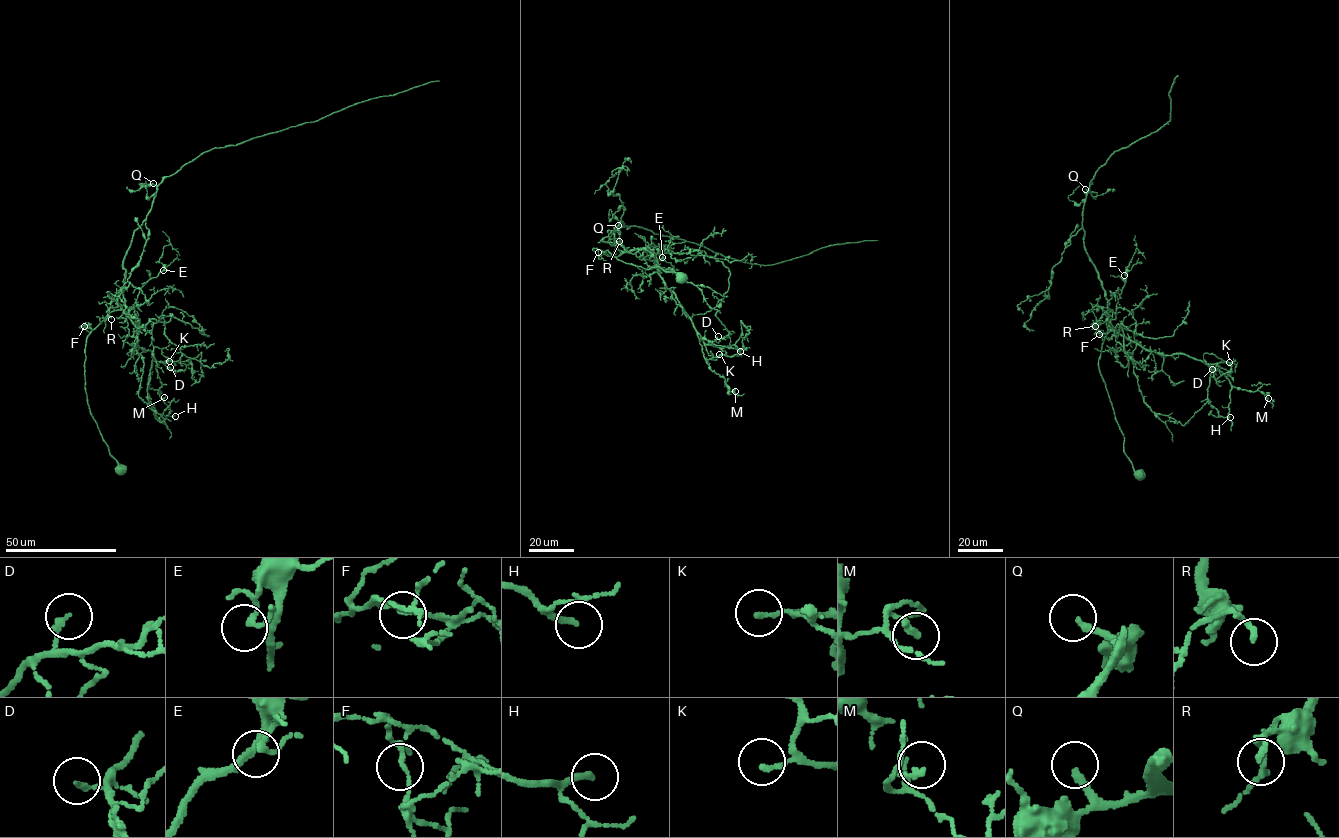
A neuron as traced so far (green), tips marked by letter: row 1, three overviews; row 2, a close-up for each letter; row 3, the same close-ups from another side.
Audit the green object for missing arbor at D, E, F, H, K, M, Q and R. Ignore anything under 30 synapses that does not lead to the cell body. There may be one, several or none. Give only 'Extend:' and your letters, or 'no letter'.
Extend: Q

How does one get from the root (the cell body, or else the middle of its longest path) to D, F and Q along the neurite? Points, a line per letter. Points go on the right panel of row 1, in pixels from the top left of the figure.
D: (1141, 475), (1124, 451), (1124, 435), (1098, 366), (1107, 316), (1110, 329), (1146, 349), (1218, 364), (1212, 369)
F: (1141, 475), (1134, 470), (1124, 451), (1124, 435), (1100, 372), (1098, 360), (1104, 337), (1099, 334)
Q: (1141, 475), (1124, 451), (1124, 435), (1098, 366), (1112, 317), (1108, 322), (1105, 291), (1084, 245), (1085, 189)

